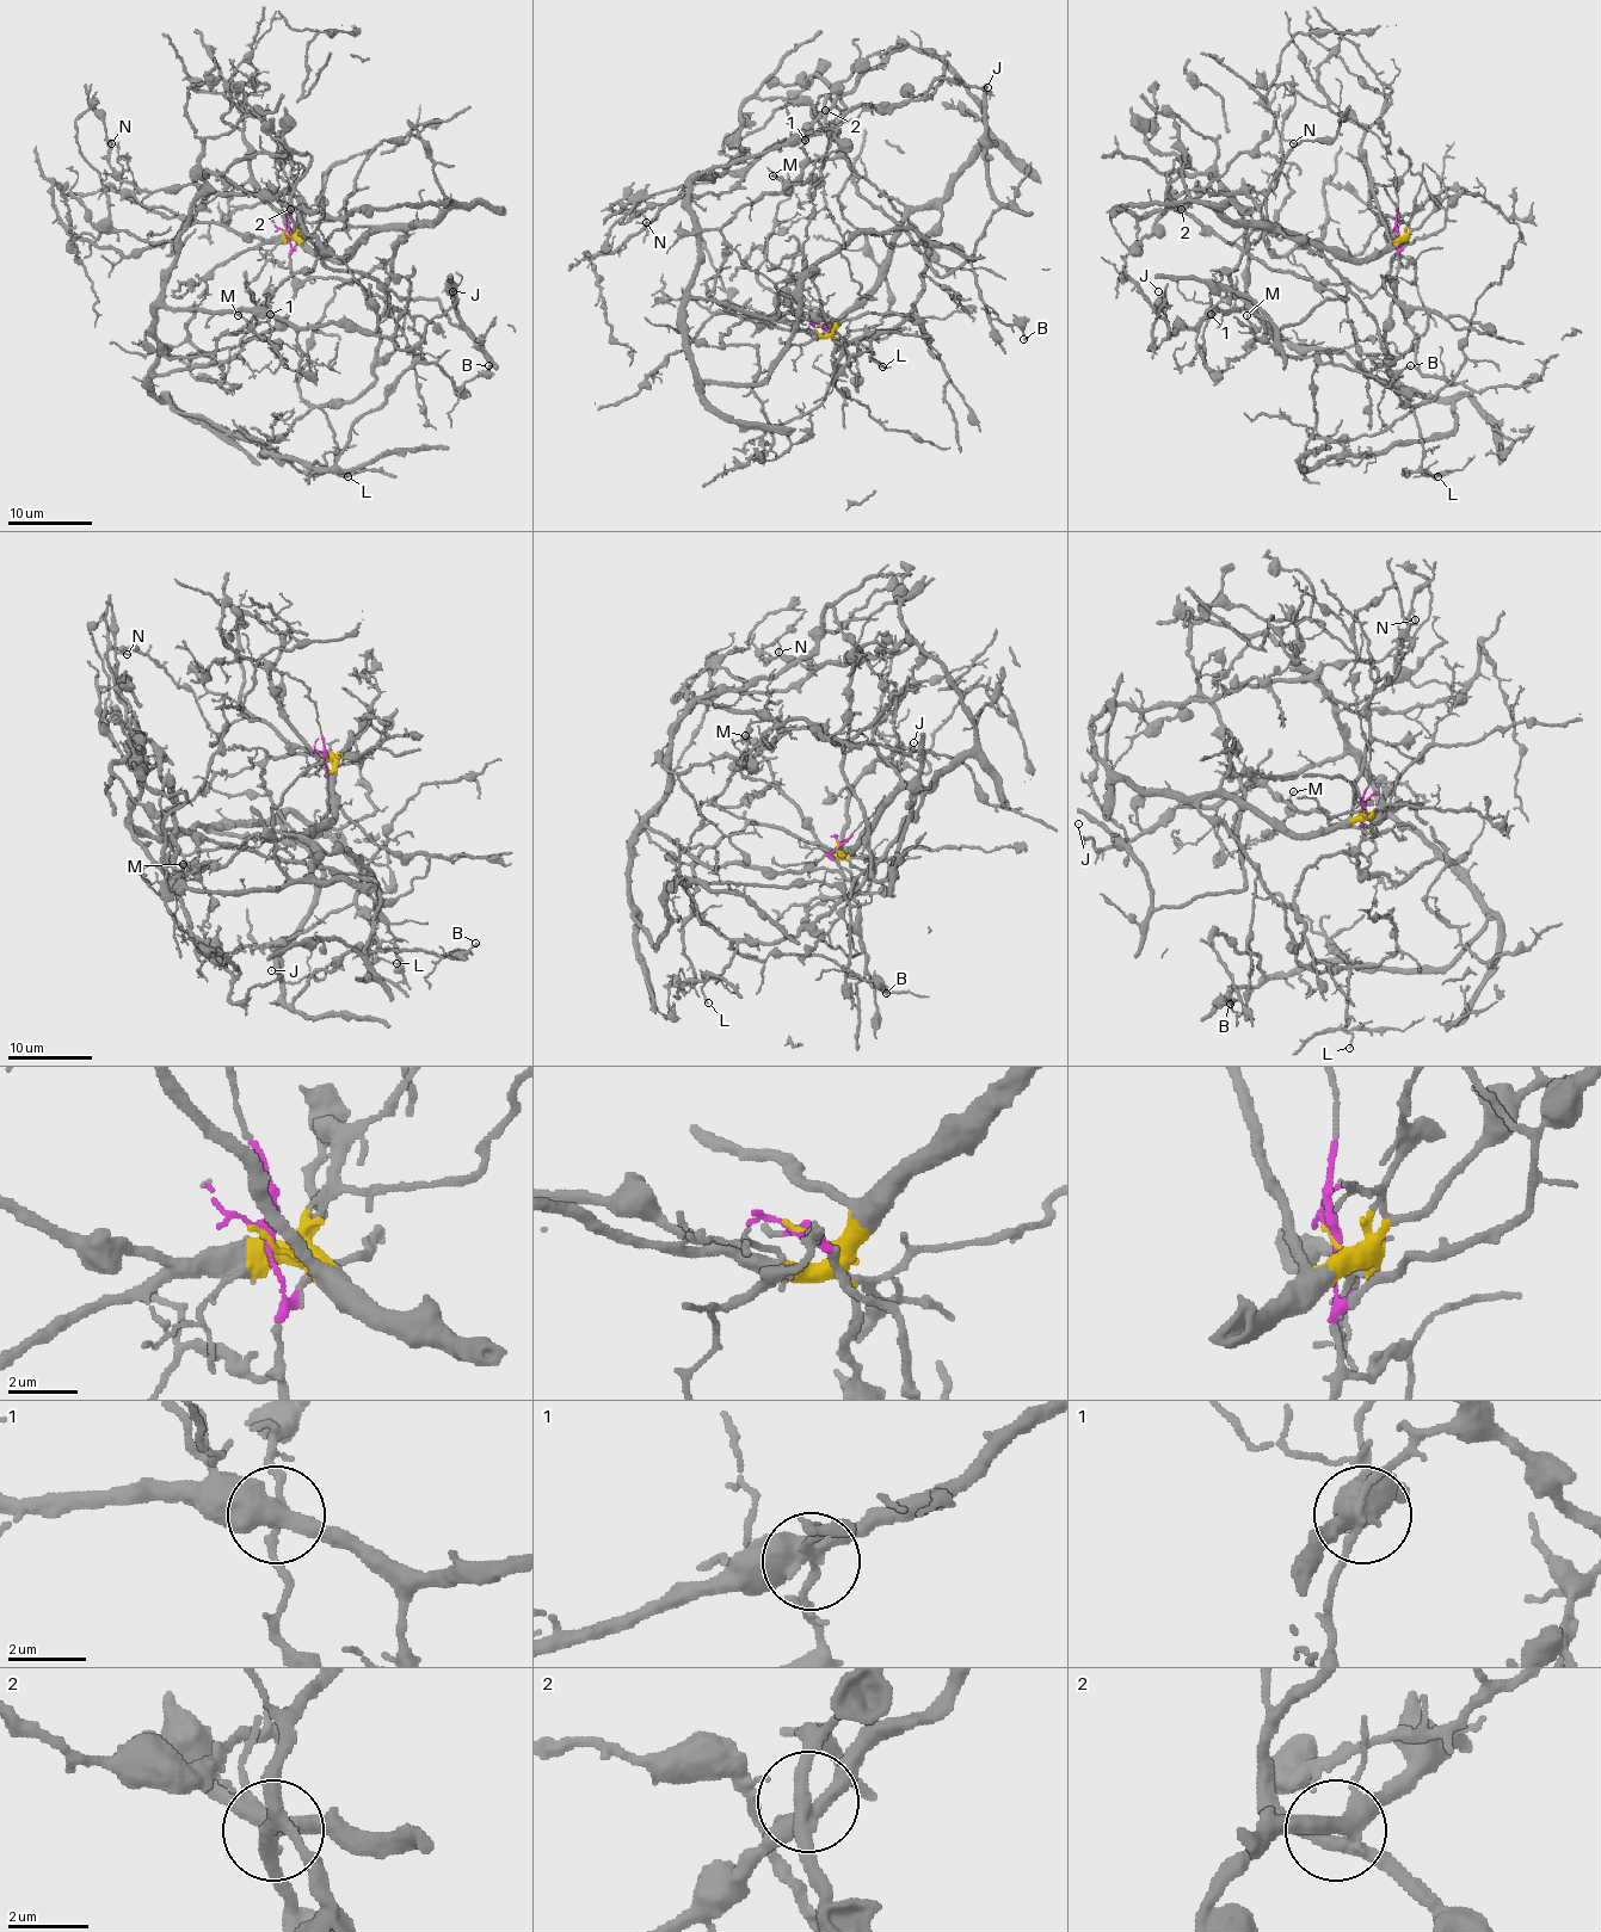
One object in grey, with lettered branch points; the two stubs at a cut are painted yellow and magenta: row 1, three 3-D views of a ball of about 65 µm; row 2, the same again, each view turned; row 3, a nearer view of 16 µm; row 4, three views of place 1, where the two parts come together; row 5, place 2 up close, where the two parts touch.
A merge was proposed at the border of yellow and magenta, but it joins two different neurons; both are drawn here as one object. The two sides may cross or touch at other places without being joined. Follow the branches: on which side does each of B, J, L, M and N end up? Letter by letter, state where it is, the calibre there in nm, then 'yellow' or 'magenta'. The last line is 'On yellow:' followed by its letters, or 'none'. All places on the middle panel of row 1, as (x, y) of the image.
B: at (1023, 339); 140 nm thick; magenta
J: at (987, 87); 20 nm thick; magenta
L: at (882, 366); 130 nm thick; yellow
M: at (773, 176); 110 nm thick; yellow
N: at (646, 222); 150 nm thick; yellow
On yellow: L, M, N

